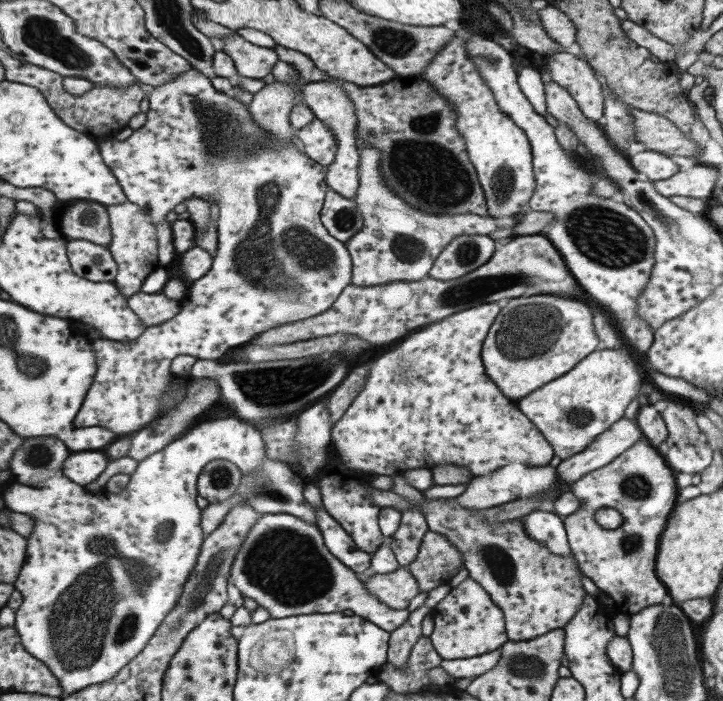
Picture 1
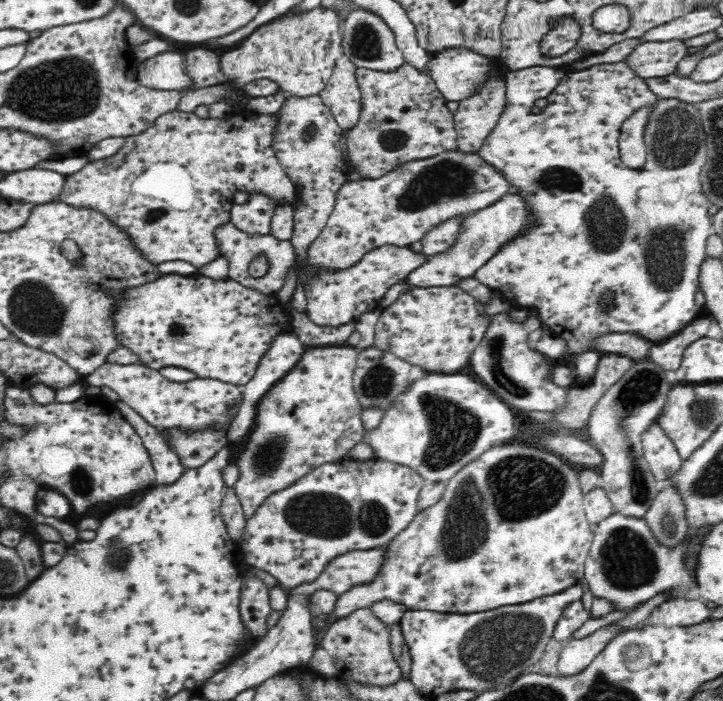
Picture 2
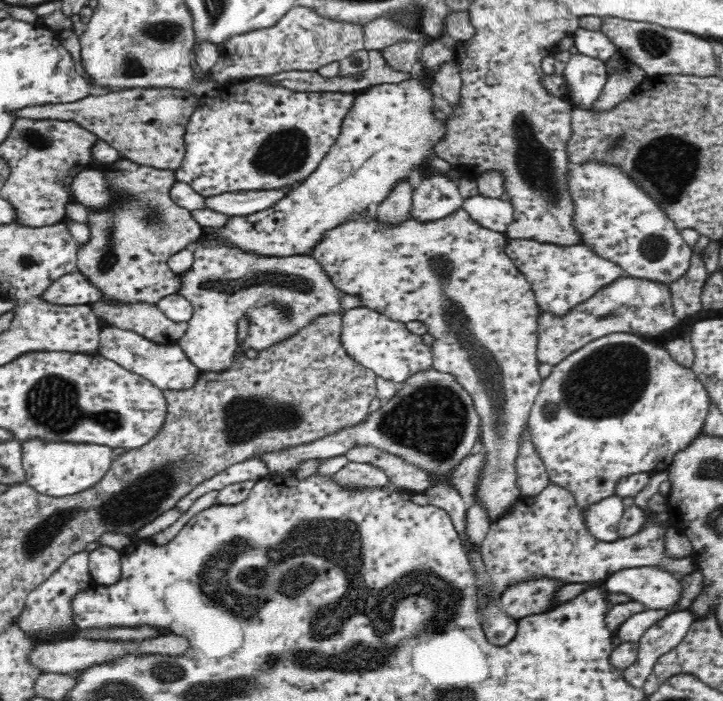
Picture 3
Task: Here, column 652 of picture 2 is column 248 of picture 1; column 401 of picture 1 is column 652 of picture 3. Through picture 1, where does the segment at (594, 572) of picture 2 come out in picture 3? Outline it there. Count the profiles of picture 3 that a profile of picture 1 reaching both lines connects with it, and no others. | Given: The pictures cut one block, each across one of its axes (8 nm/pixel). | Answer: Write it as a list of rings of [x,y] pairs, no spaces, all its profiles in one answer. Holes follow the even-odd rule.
[[[699,569],[682,574],[678,579],[680,583],[680,596],[670,608],[660,608],[660,610],[644,610],[640,613],[633,614],[625,623],[620,625],[617,635],[623,643],[634,643],[642,638],[647,628],[654,626],[659,620],[662,620],[668,613],[674,611],[689,610],[691,604],[701,594],[704,587],[703,575]]]

